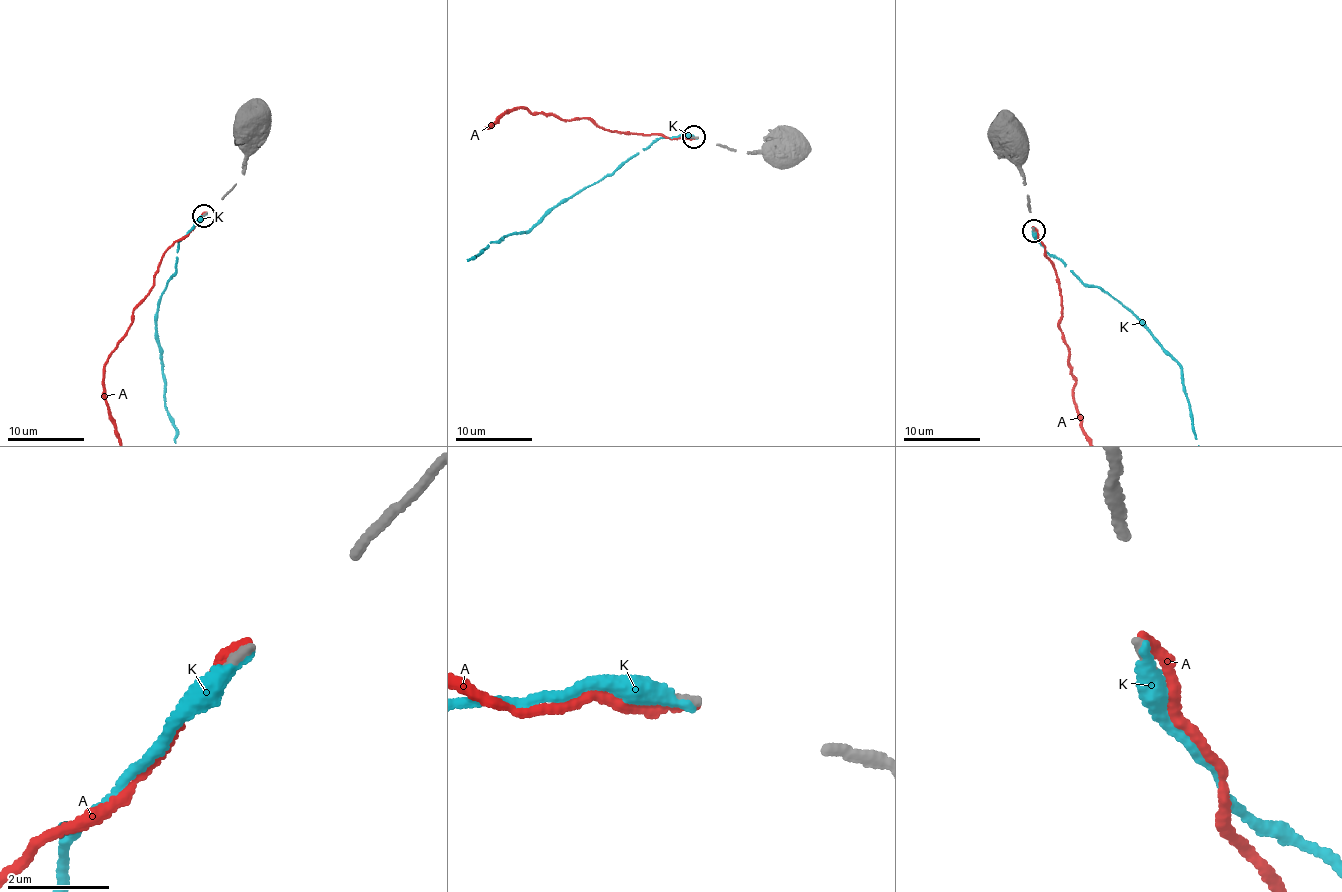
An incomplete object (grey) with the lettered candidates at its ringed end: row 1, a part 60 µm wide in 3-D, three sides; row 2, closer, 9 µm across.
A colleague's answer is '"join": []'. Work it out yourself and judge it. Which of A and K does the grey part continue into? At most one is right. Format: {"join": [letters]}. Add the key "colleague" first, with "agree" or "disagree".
{"colleague": "disagree", "join": ["K"]}

